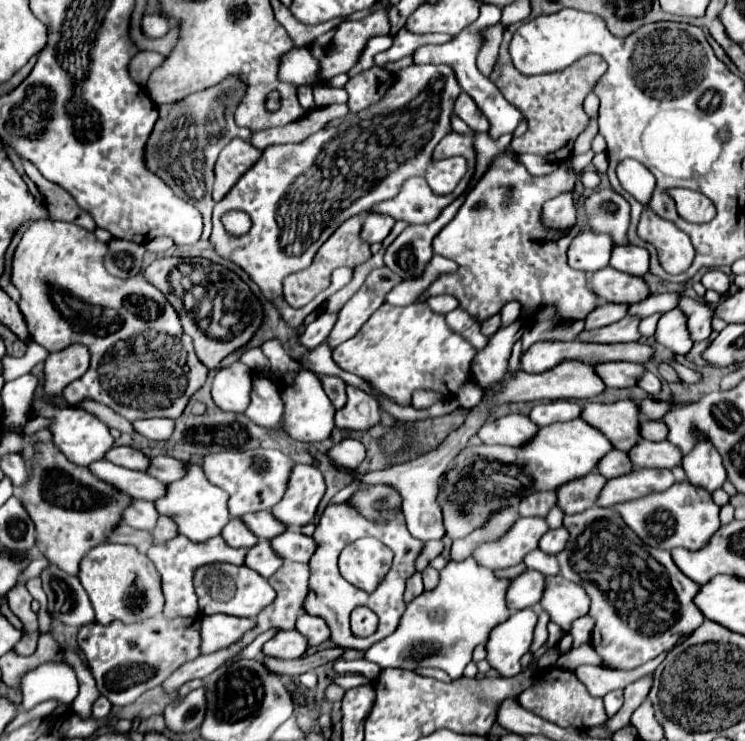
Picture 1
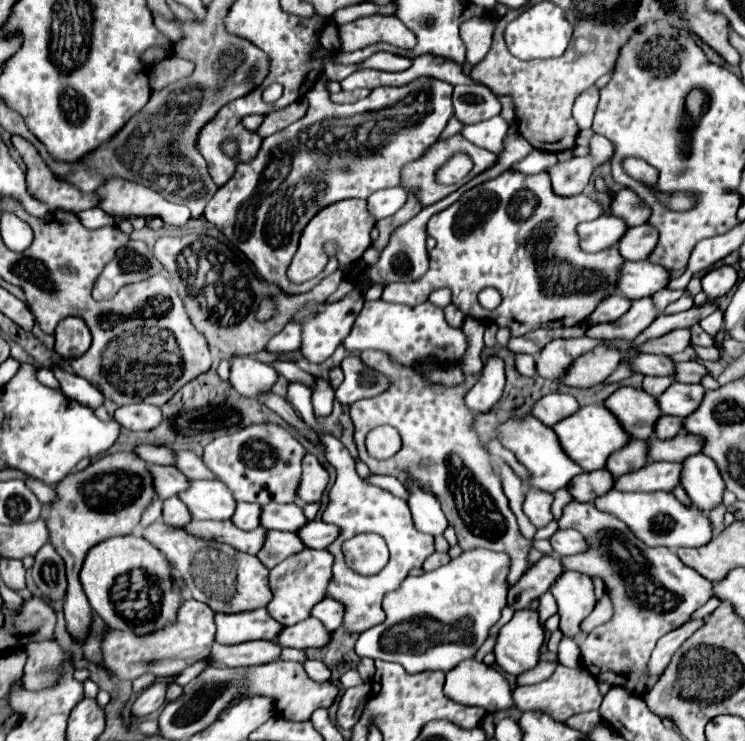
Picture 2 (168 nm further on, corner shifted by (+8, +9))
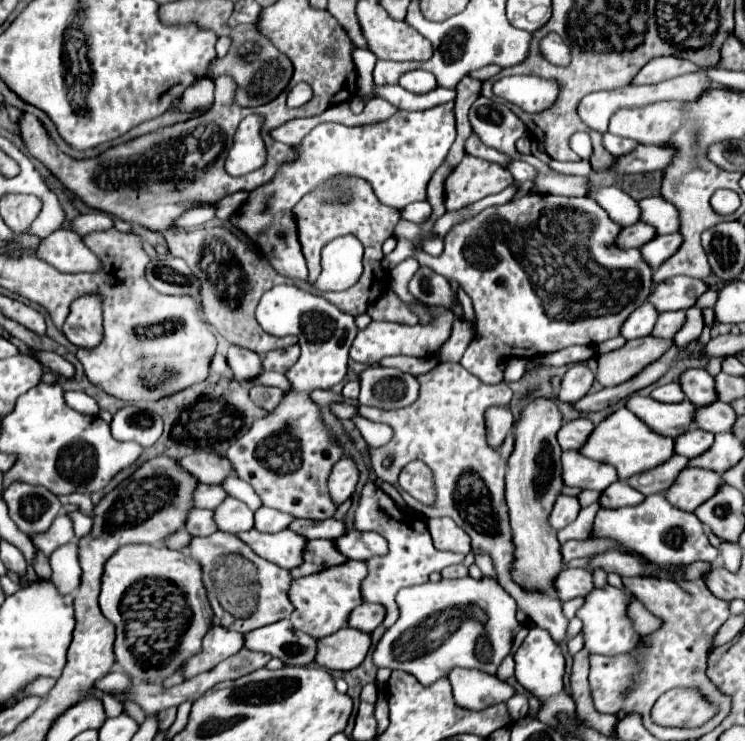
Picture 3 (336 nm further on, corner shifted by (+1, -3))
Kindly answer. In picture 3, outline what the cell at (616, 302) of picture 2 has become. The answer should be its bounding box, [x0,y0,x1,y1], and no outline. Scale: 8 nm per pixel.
[621,302,657,340]

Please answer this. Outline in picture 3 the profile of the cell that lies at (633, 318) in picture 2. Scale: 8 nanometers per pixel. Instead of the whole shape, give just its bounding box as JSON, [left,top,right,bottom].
[653,310,685,340]

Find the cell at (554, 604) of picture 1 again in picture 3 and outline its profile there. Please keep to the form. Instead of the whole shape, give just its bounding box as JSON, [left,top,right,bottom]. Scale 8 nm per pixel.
[577,586,641,654]

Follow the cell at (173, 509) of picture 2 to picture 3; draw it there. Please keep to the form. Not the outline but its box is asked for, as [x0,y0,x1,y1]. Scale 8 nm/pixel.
[185,508,217,536]

